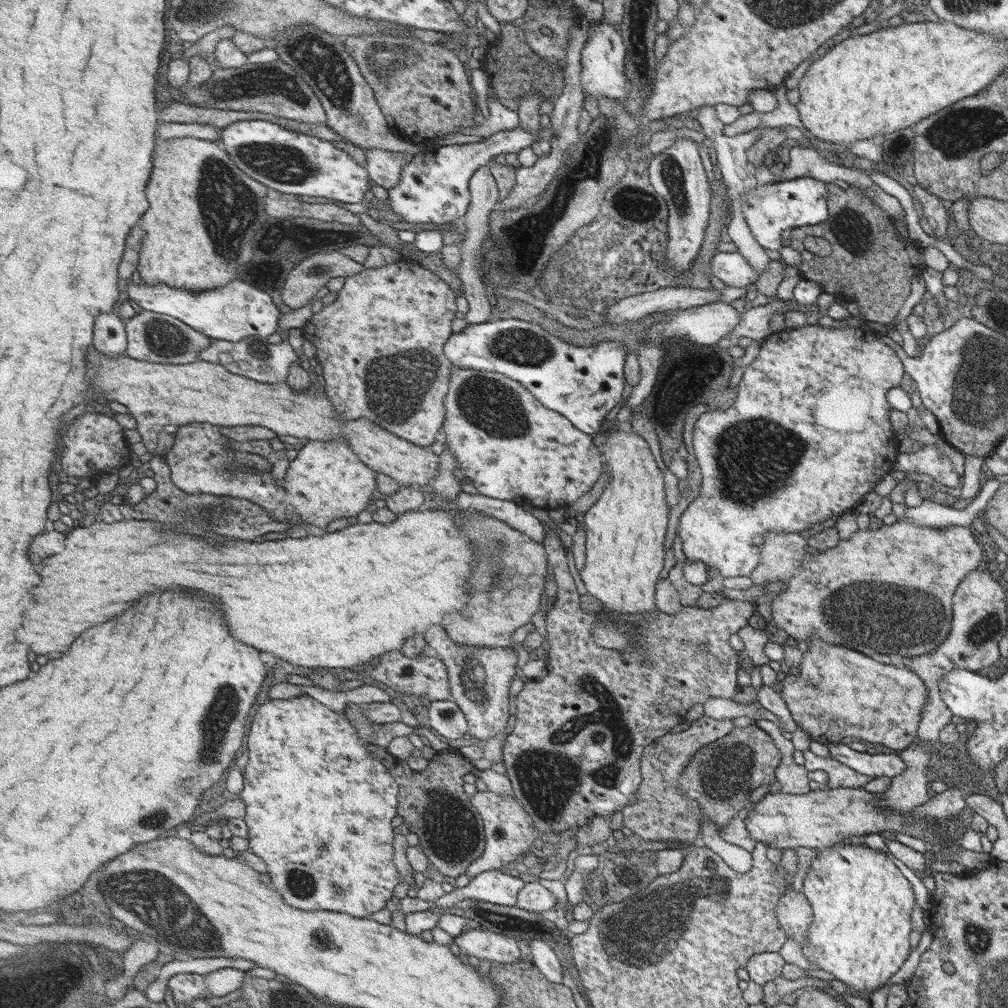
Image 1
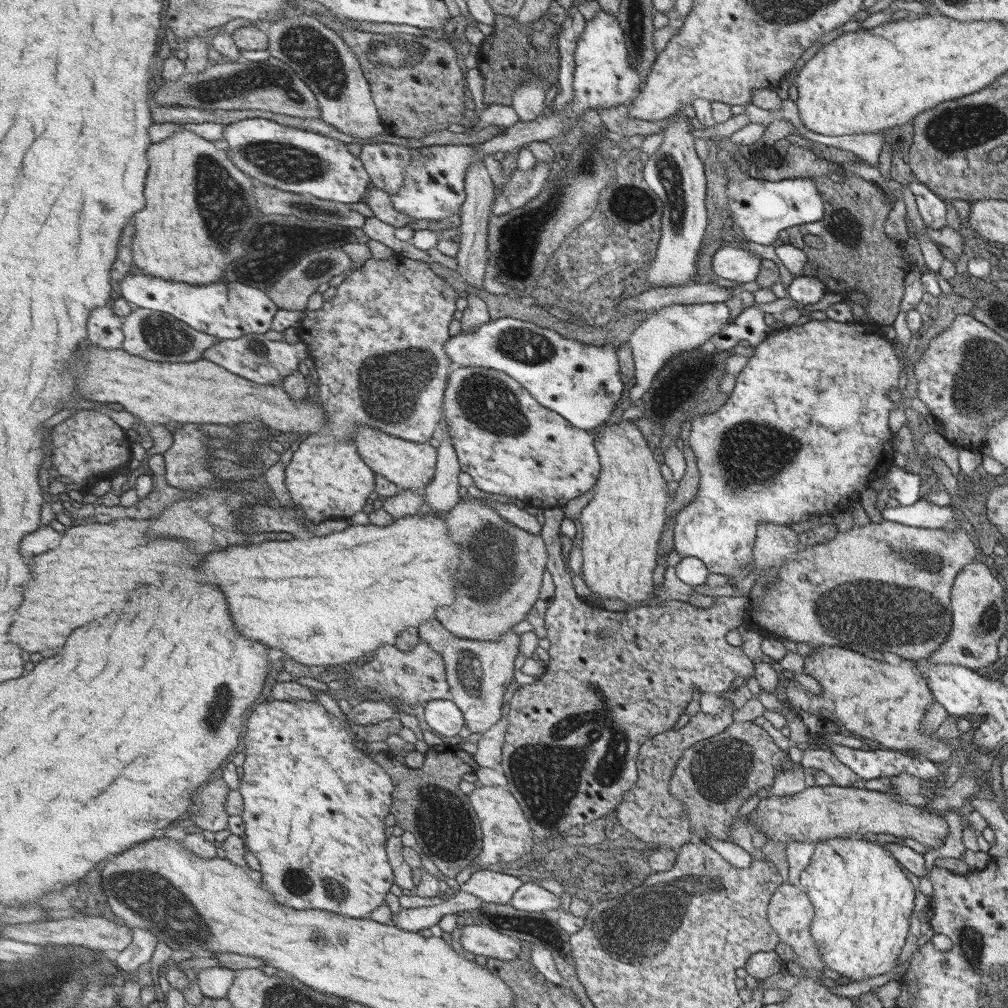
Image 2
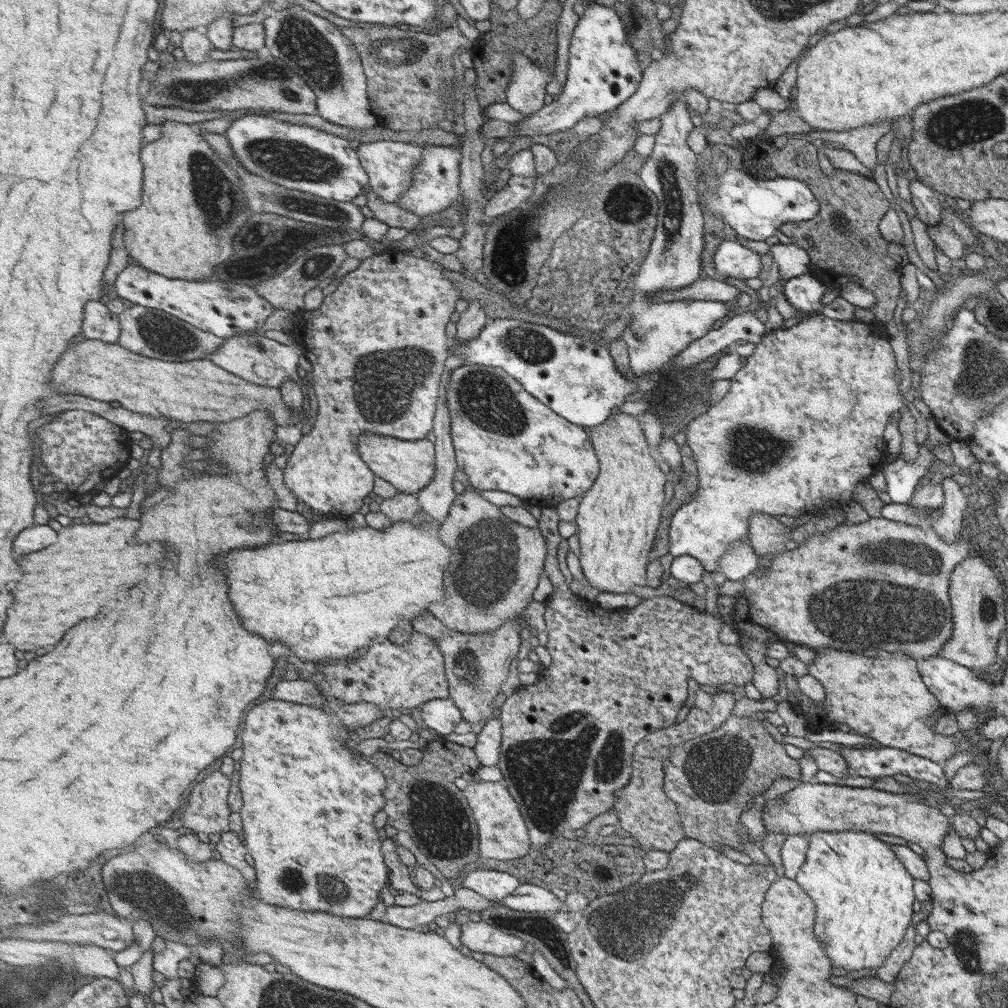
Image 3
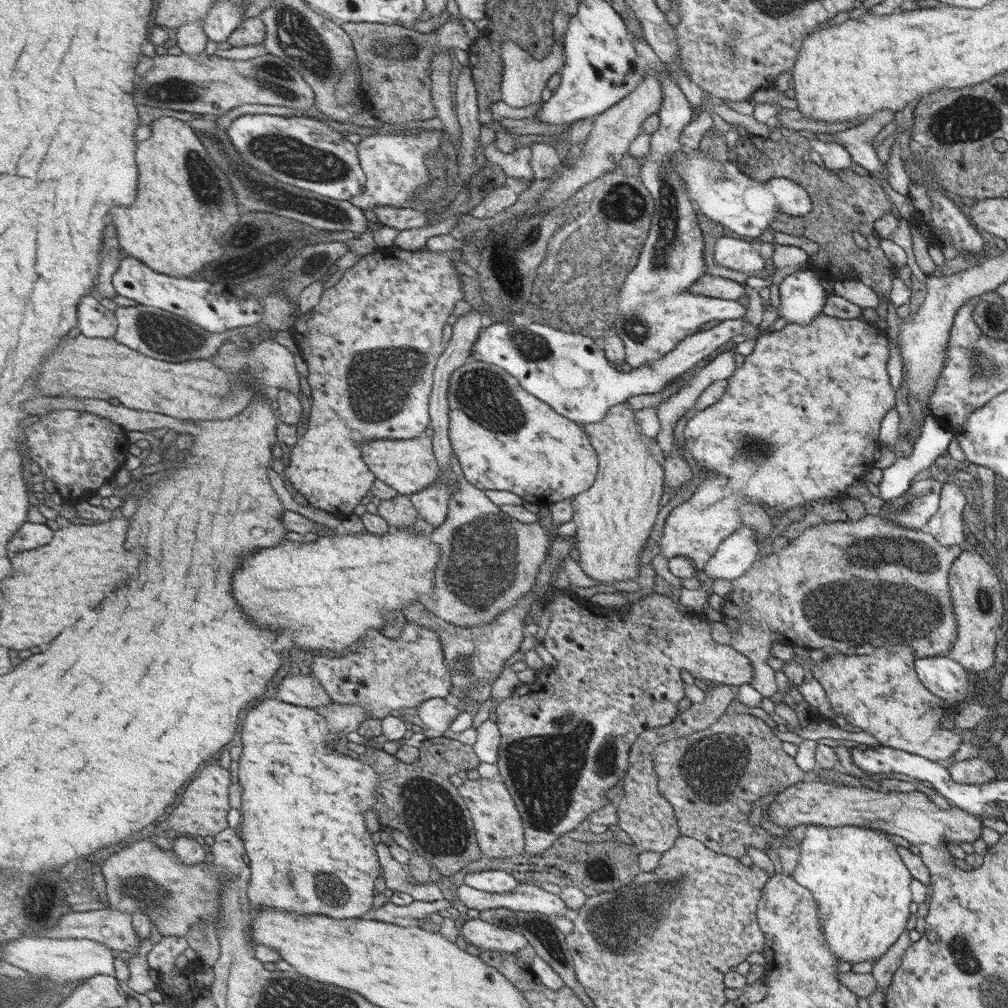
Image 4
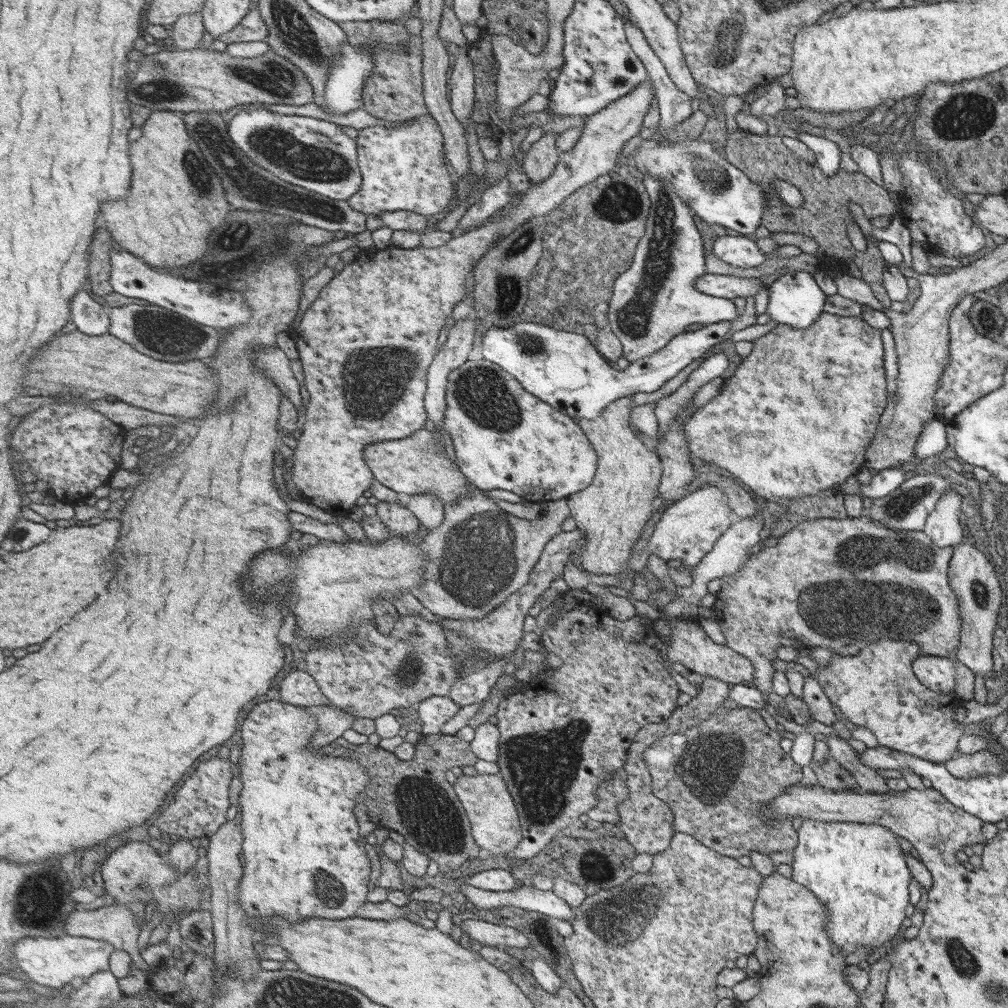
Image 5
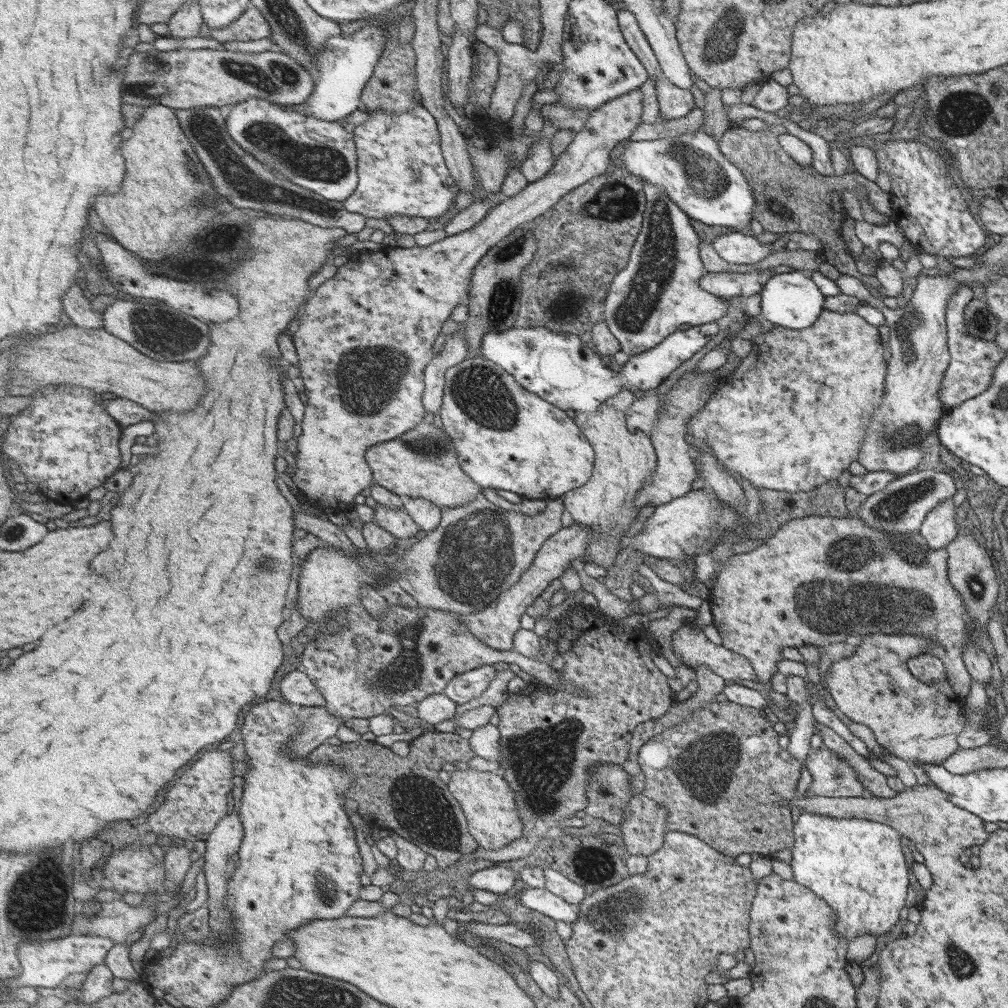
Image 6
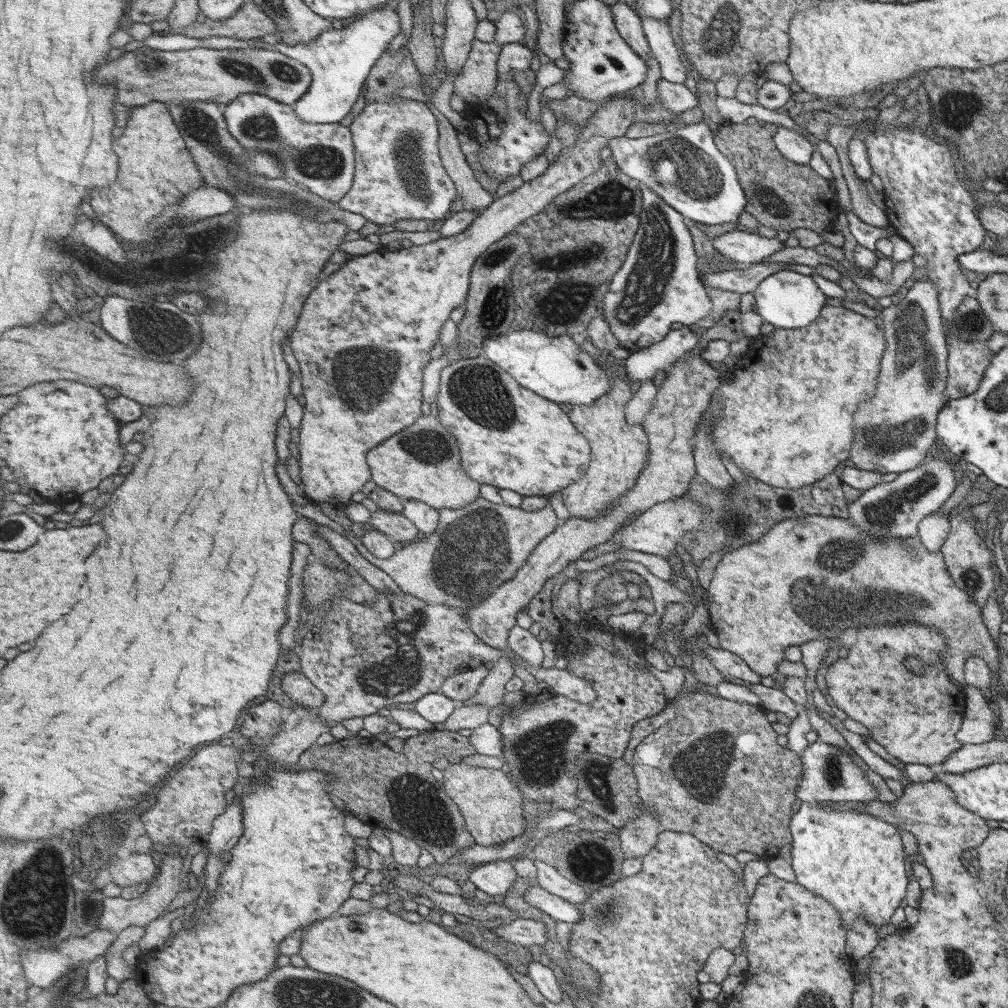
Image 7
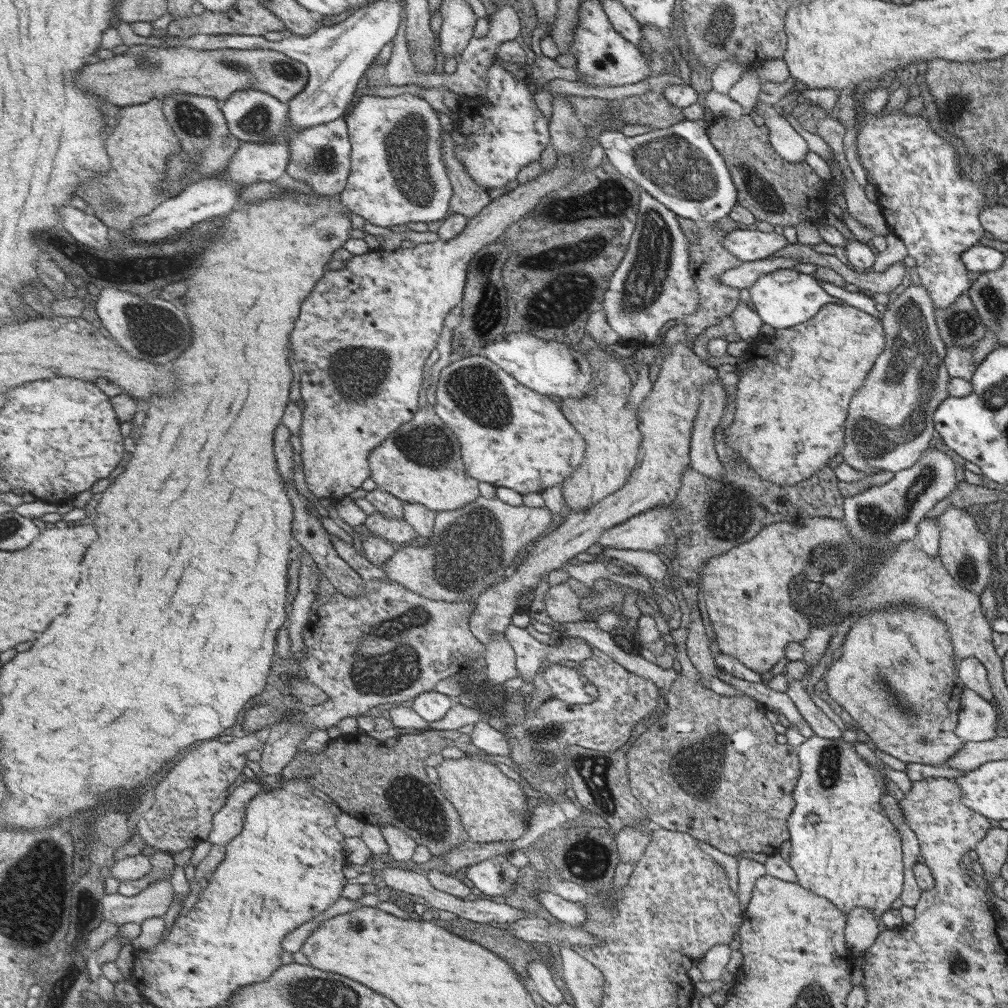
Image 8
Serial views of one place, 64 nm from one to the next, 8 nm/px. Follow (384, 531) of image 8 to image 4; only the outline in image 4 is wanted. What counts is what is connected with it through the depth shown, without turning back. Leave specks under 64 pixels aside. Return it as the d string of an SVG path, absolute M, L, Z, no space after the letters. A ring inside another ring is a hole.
M397 495L376 505L377 514L384 518L391 528L413 529L413 522L418 512L411 504L410 497Z

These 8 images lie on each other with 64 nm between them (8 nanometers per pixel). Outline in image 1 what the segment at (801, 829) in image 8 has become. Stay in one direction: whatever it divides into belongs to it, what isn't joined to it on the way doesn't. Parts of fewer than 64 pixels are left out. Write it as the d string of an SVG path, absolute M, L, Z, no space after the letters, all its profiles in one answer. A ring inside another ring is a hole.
M832 844L831 848L823 848L817 850L816 857L810 863L809 870L802 877L802 893L806 896L806 900L810 902L811 909L813 910L812 927L809 929L807 939L801 947L801 952L806 960L819 969L825 970L833 976L835 980L840 980L845 984L846 988L853 990L853 992L863 992L863 994L870 994L873 989L878 989L886 984L887 979L899 970L899 967L905 962L907 954L909 954L909 914L913 908L913 892L909 882L901 876L901 872L893 866L891 860L887 860L883 854L871 850L871 848L863 848L863 846L841 846L839 844Z

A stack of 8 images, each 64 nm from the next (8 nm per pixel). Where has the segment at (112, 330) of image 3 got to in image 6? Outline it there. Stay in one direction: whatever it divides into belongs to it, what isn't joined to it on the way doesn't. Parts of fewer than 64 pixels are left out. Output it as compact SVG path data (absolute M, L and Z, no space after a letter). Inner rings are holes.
M77 284L64 295L64 310L73 324L83 328L104 328L104 311L95 310L93 302Z

